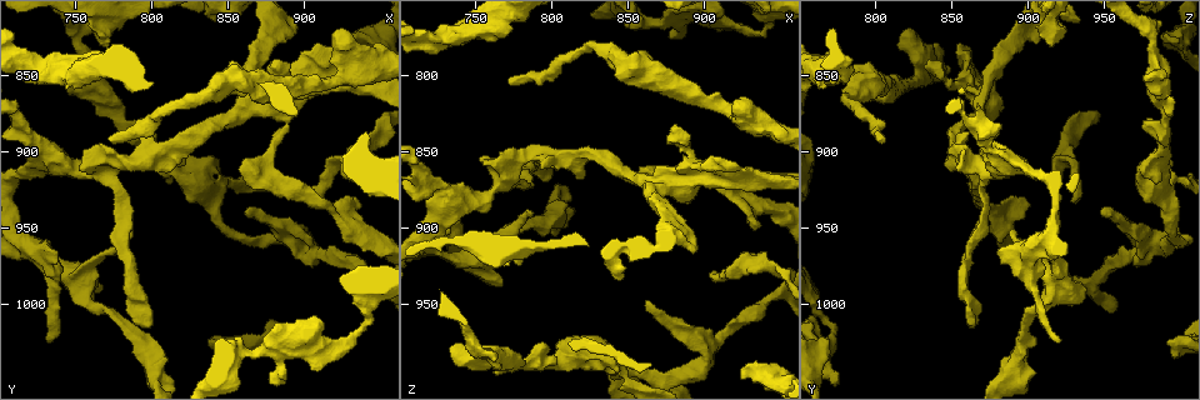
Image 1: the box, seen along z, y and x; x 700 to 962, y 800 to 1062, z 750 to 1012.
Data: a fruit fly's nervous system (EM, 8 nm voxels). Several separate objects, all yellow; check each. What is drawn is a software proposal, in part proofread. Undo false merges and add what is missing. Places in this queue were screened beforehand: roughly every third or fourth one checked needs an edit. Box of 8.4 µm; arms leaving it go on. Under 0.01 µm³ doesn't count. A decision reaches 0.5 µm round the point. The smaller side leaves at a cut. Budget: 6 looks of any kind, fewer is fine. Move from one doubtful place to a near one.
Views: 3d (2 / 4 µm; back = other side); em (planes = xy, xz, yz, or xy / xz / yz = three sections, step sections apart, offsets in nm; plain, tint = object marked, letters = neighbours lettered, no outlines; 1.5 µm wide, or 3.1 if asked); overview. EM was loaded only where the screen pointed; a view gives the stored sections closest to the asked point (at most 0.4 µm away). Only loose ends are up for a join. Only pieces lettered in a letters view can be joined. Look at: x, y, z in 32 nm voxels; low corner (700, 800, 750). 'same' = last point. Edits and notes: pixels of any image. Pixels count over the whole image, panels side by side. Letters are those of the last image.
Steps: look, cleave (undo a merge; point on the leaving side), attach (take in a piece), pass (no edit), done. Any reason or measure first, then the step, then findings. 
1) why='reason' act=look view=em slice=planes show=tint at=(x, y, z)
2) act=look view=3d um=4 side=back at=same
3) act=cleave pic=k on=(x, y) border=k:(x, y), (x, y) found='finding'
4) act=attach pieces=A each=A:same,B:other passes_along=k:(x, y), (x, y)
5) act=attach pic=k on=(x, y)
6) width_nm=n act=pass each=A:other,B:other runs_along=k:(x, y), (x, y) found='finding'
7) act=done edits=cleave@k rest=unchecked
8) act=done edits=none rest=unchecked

why='free end' act=look view=3d um=4 at=(862, 938, 948)

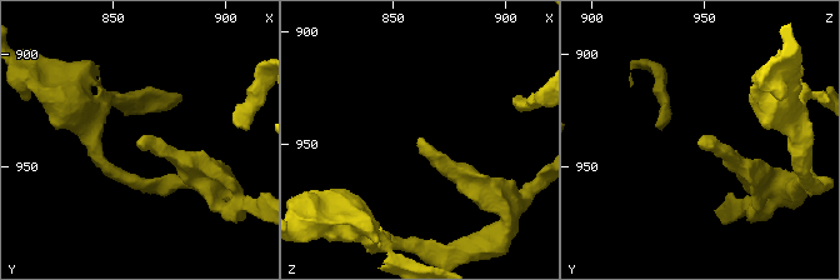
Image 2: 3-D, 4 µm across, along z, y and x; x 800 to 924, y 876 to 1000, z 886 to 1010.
why='now the EM' act=look view=em slice=planes show=letters at=(862, 939, 947)

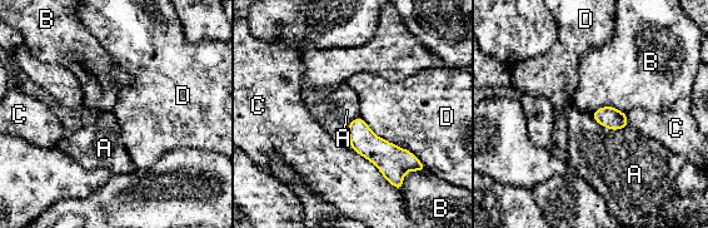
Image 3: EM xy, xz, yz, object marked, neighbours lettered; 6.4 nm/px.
width_nm=140 act=pass each=A:other,B:other,C:other,D:other border=3:(626, 112), (599, 107), (592, 114) found='none of them fits'

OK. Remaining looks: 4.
act=look view=3d um=4 at=(732, 962, 884)

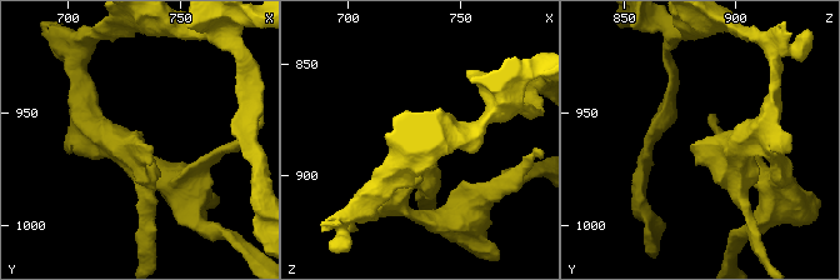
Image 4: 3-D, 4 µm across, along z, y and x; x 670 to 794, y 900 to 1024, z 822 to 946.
act=look view=em slice=planes show=letters at=(733, 962, 883)

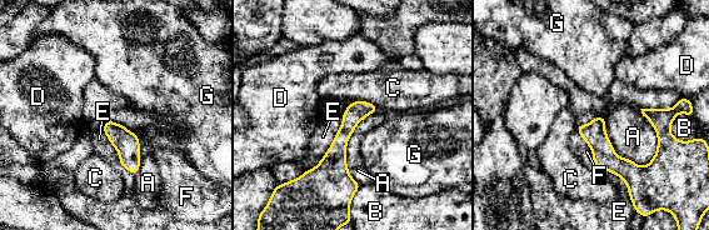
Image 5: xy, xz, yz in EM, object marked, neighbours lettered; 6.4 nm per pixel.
longest_contact=E:550nm act=pass each=A:other,B:other,C:other,D:other,E:other,F:other,G:other border=5:(603, 116), (614, 151), (648, 165) found='none of them fits'

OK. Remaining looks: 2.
act=done edits=none rest=unchecked

